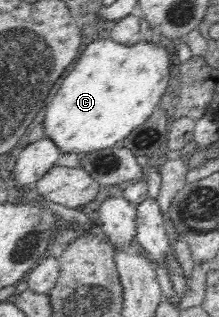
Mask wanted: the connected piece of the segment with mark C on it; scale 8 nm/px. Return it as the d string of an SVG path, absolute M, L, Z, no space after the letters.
M110 38L88 43L83 47L74 69L59 81L58 92L46 106L42 122L44 137L48 137L61 154L80 156L114 146L150 118L168 86L171 62L161 45L144 40L133 45L120 44Z

